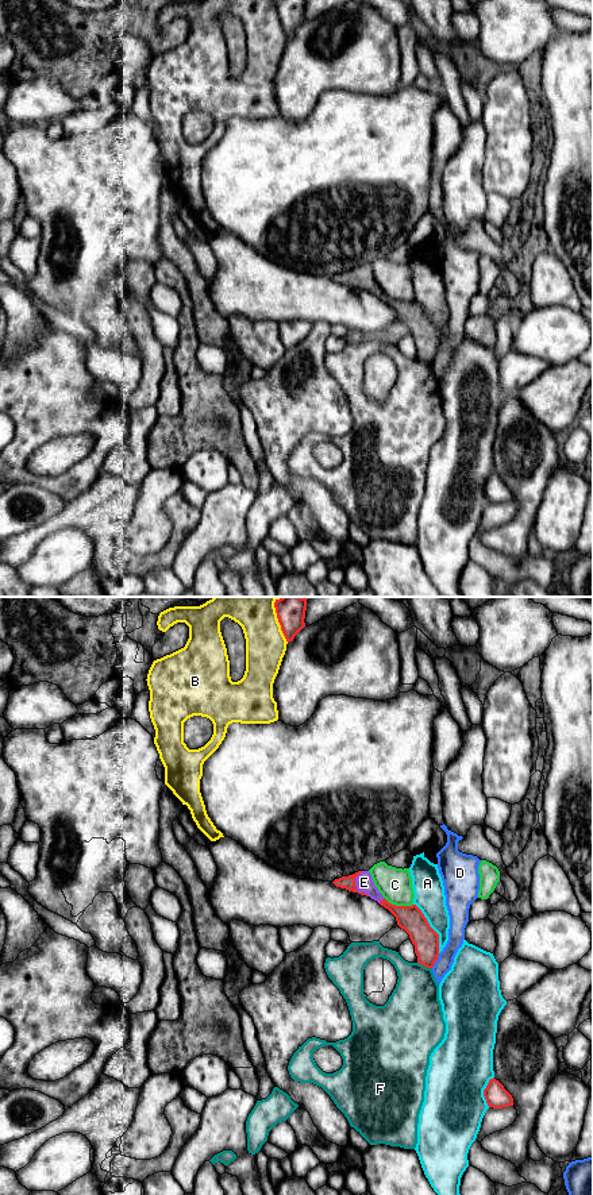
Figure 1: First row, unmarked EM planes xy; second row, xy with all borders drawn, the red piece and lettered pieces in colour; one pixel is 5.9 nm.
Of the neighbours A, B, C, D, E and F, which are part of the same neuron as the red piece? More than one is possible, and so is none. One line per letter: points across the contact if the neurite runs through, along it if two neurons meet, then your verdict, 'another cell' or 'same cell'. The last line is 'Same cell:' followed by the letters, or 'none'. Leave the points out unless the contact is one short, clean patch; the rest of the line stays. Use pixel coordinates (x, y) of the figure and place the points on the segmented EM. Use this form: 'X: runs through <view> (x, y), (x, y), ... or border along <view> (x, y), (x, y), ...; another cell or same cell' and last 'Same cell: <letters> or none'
A: another cell
B: another cell
C: another cell
D: another cell
E: another cell
F: another cell
Same cell: none

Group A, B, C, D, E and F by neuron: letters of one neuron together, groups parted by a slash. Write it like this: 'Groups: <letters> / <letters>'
Groups: A / B / C / D / E / F

